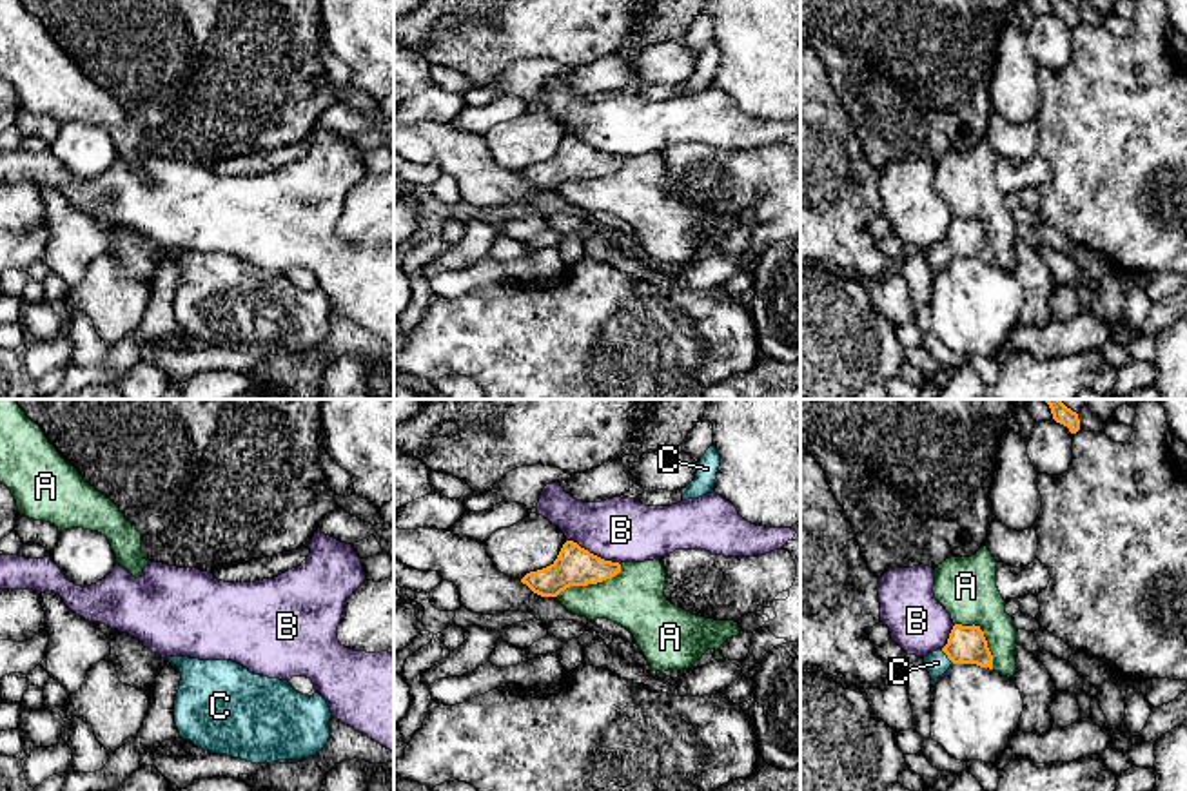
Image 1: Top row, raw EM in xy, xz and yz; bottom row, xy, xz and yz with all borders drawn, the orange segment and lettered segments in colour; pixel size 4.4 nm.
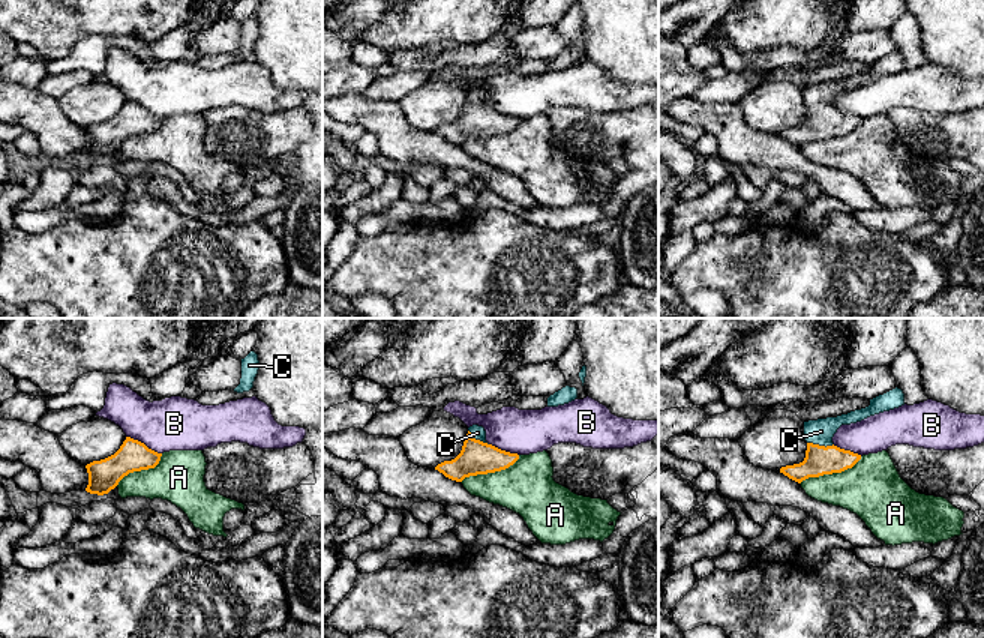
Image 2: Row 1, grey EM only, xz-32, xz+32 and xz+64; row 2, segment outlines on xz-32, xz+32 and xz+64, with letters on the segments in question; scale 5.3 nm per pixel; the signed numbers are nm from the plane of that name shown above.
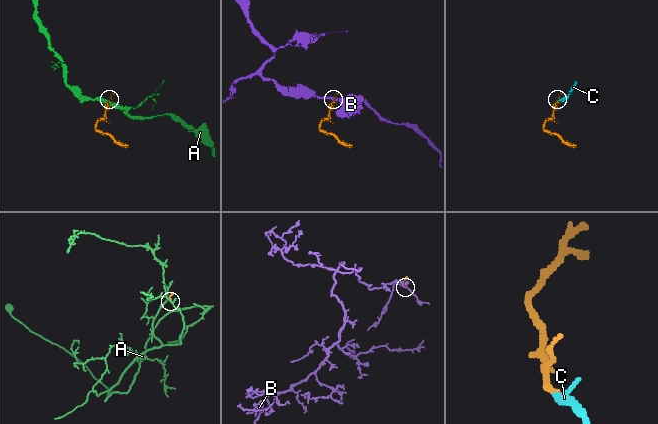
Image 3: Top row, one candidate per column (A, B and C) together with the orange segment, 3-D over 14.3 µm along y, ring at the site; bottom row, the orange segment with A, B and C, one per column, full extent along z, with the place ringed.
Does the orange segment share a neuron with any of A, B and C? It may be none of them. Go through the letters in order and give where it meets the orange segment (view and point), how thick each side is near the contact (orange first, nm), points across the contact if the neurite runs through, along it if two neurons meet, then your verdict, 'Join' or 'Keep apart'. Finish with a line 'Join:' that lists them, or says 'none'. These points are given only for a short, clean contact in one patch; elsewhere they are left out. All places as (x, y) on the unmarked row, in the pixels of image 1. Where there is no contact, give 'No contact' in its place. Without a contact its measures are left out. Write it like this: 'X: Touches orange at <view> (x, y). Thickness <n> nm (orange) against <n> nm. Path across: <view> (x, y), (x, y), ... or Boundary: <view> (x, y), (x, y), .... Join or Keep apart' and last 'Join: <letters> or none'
A: Touches orange at xz (590, 176). Thickness 180 nm (orange) against 260 nm. Keep apart
B: Touches orange at xz (592, 147). Thickness 180 nm (orange) against 280 nm. Boundary: xz (567, 133), (619, 158). Keep apart
C: Touches orange at yz (948, 251). Thickness 170 nm (orange) against 110 nm. Path across: yz (966, 238), (948, 251), (937, 256). Join
Join: C

